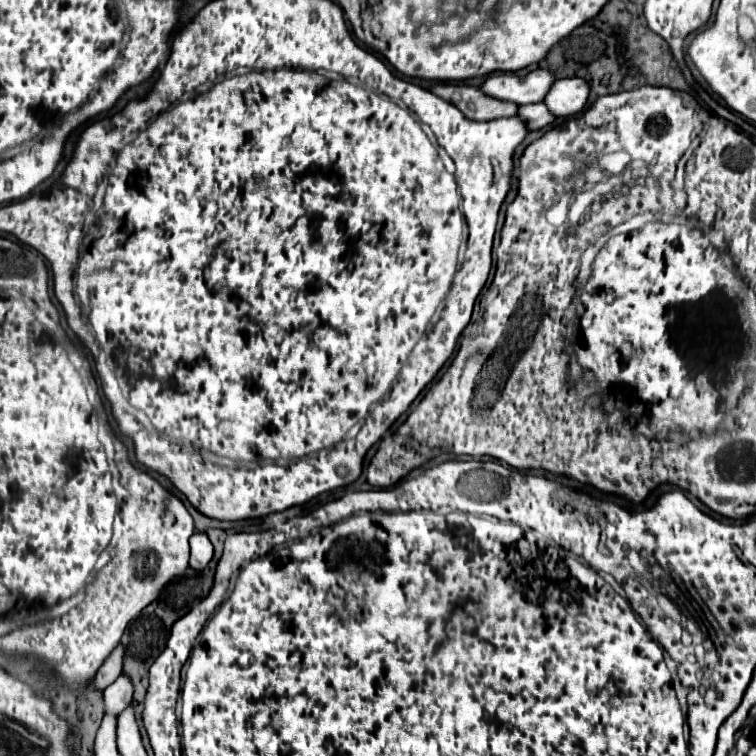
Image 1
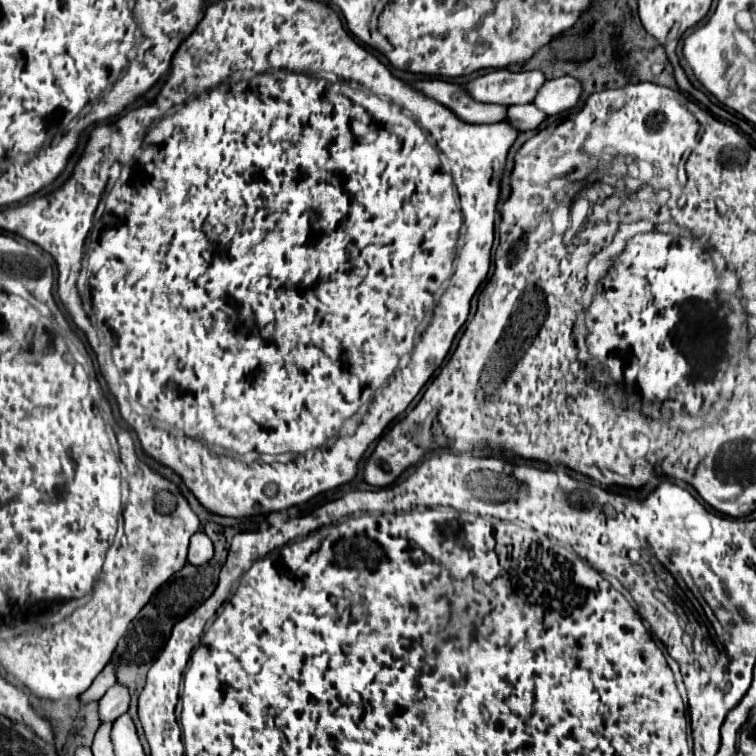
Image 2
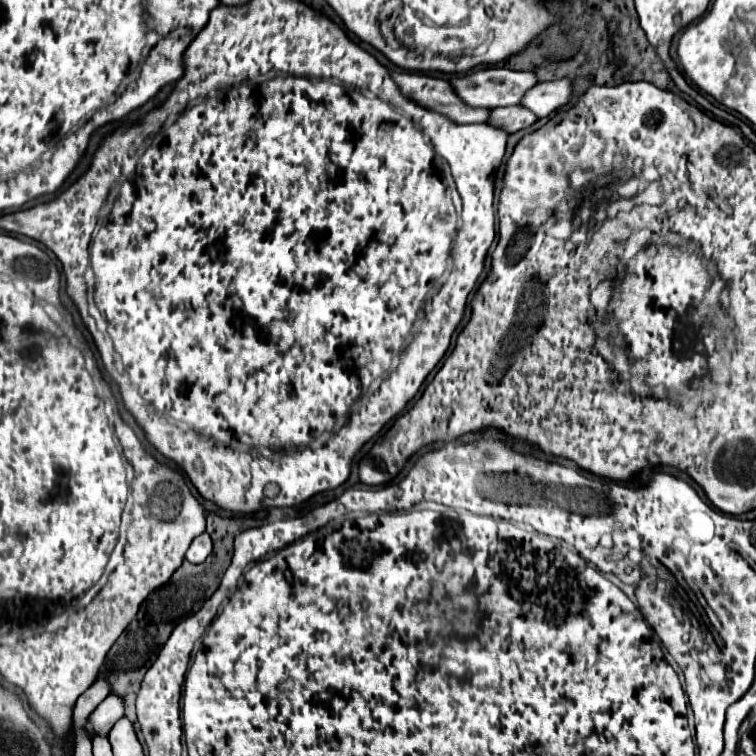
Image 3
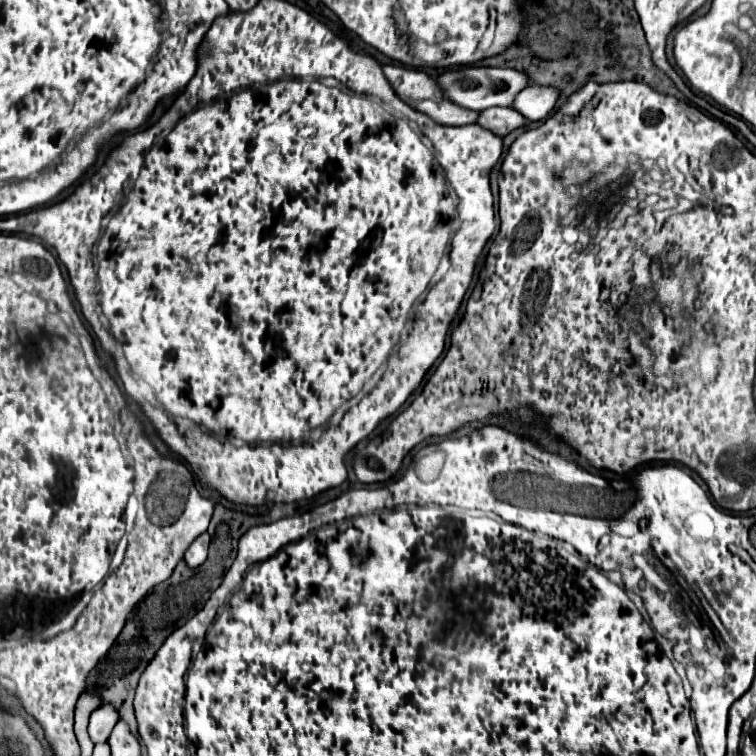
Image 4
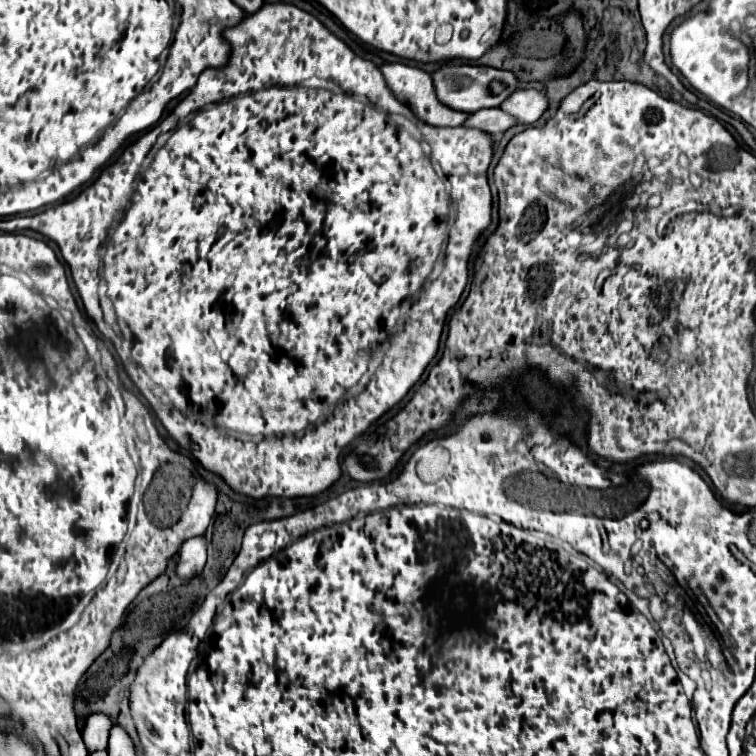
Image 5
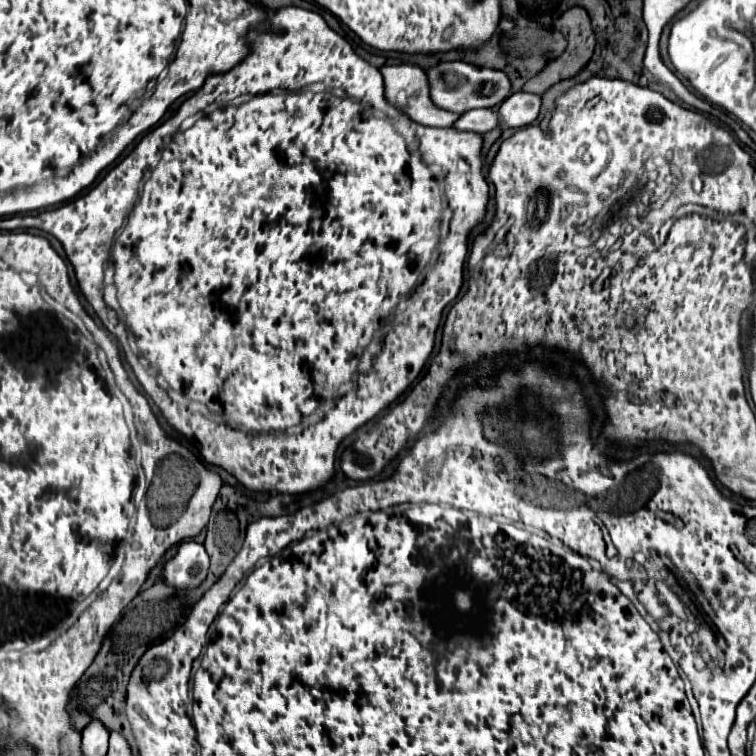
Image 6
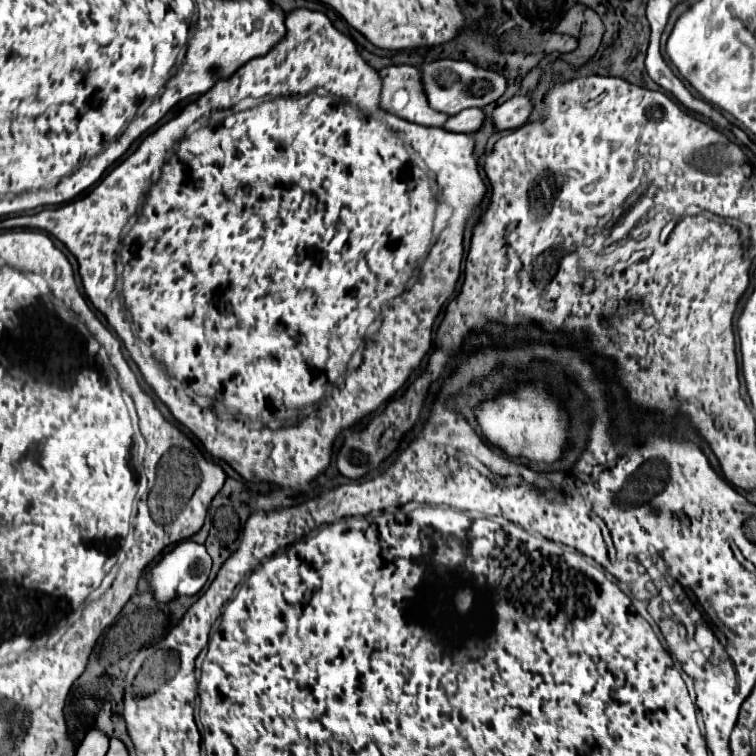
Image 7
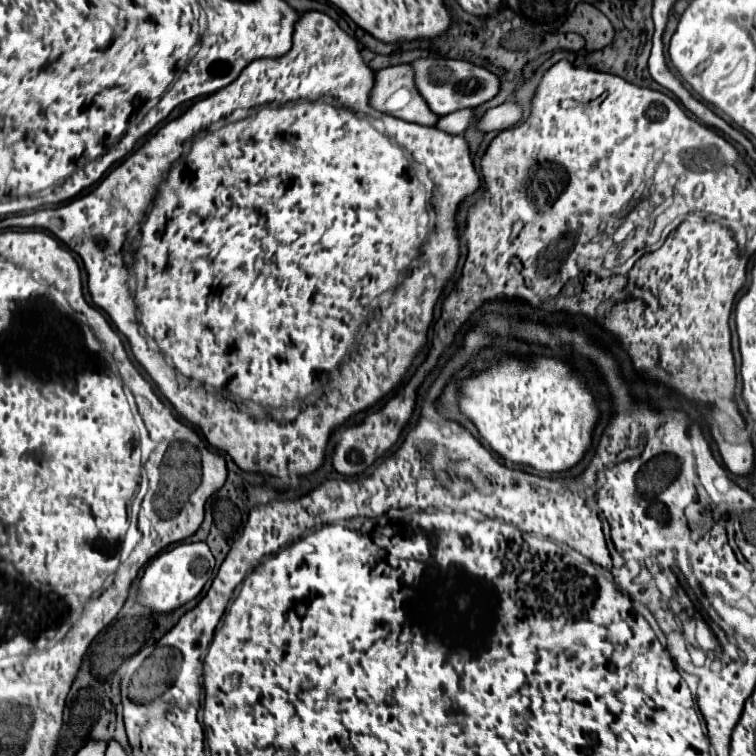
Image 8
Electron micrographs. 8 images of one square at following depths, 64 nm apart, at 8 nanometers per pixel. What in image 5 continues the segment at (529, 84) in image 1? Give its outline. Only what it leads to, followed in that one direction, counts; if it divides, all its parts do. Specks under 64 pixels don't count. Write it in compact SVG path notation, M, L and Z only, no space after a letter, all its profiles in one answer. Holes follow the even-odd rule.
M442 66L432 74L436 96L440 102L446 106L460 110L460 112L478 112L482 108L494 108L500 106L512 92L518 90L520 80L516 78L514 72L508 70L498 70L498 68L488 68L488 66Z

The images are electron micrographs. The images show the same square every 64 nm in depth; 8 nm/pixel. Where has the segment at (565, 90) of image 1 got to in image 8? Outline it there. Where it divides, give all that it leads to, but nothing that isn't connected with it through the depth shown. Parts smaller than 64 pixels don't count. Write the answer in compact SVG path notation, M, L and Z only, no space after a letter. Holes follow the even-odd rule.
M504 102L496 108L490 108L480 120L478 120L478 128L482 128L484 132L490 132L490 130L506 130L506 128L512 128L514 124L518 124L522 120L522 114L524 114L524 108L518 104L518 102Z

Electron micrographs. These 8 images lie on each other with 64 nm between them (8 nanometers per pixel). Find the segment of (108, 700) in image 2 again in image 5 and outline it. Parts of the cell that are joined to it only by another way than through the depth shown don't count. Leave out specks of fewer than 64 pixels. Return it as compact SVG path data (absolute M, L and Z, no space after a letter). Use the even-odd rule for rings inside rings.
M90 714L90 718L86 720L86 726L84 726L84 732L82 732L88 752L104 750L108 746L108 734L110 734L112 726L114 726L114 722L110 722L110 718L106 718L106 714Z

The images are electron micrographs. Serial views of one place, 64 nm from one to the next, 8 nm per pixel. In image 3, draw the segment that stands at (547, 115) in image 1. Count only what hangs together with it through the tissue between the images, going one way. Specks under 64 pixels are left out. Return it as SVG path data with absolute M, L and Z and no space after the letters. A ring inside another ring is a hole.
M506 106L506 108L494 108L490 124L498 126L502 130L508 130L508 134L514 134L522 128L532 126L538 120L538 116L524 108L524 106Z

